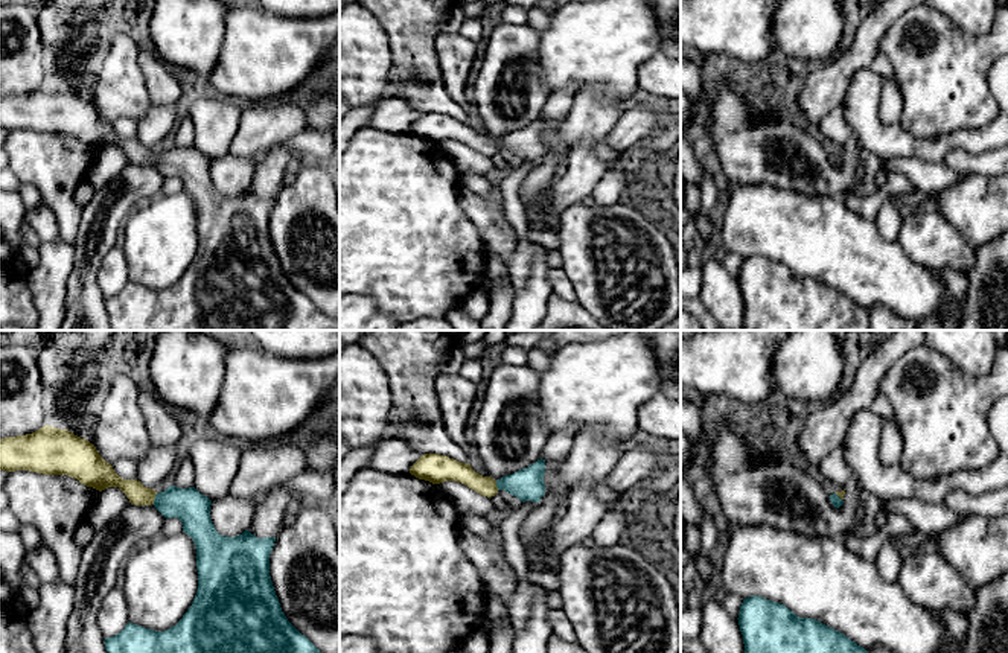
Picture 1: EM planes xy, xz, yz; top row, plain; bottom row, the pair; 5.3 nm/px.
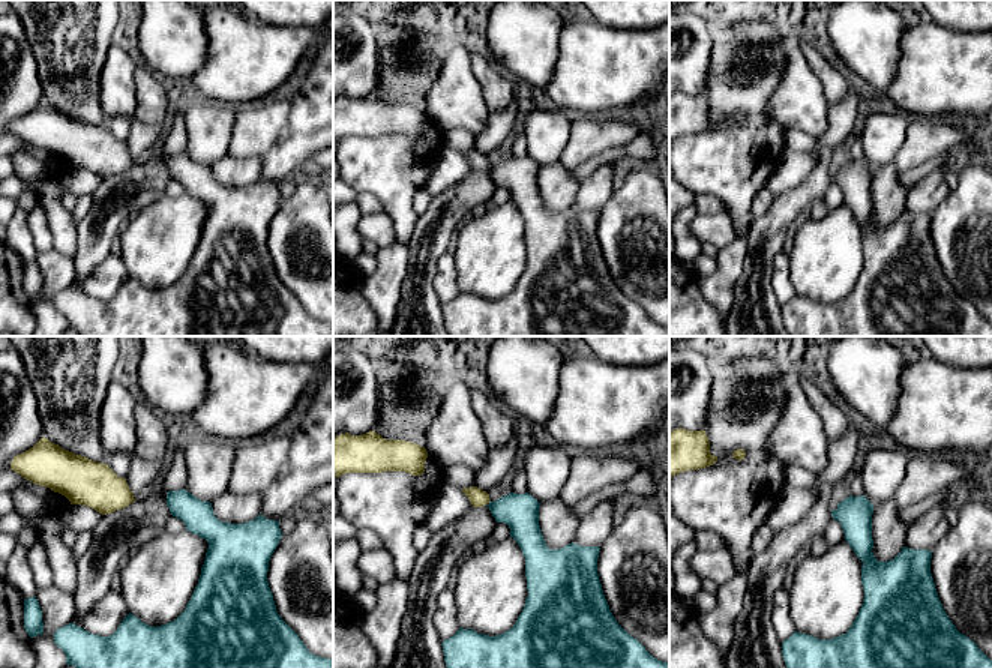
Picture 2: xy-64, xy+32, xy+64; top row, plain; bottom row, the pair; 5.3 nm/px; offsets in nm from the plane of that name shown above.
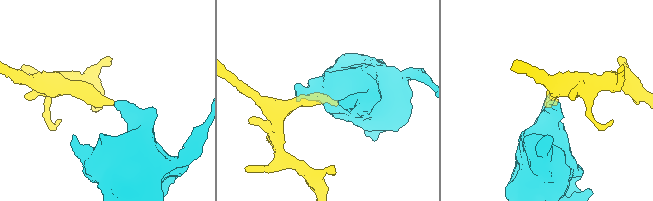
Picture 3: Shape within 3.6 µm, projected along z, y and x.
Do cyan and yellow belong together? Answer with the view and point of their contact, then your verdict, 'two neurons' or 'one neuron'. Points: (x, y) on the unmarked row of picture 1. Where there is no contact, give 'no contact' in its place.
xy (156, 157) | one neuron

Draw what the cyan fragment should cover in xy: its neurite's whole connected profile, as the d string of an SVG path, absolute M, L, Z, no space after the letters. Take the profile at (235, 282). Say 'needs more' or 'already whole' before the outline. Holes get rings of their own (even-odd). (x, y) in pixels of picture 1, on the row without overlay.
needs more; M49 84L32 93L2 97L0 129L69 134L99 151L119 146L131 163L154 163L166 178L178 177L183 190L192 196L198 228L192 265L164 291L128 282L120 292L105 297L111 330L340 330L340 318L324 315L282 271L270 234L276 196L259 198L248 189L234 196L219 193L210 178L212 160L195 146L169 145L157 152L137 139L123 139L88 99Z

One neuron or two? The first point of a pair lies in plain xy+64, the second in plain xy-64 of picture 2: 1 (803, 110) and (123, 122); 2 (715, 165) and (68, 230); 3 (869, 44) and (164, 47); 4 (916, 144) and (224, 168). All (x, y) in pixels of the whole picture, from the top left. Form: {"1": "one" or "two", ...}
{"1": "two", "2": "one", "3": "one", "4": "two"}

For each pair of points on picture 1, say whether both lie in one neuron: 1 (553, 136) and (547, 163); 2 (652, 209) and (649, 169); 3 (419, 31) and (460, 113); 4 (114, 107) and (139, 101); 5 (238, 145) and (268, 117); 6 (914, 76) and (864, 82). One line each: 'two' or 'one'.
1: one
2: one
3: one
4: one
5: one
6: two

